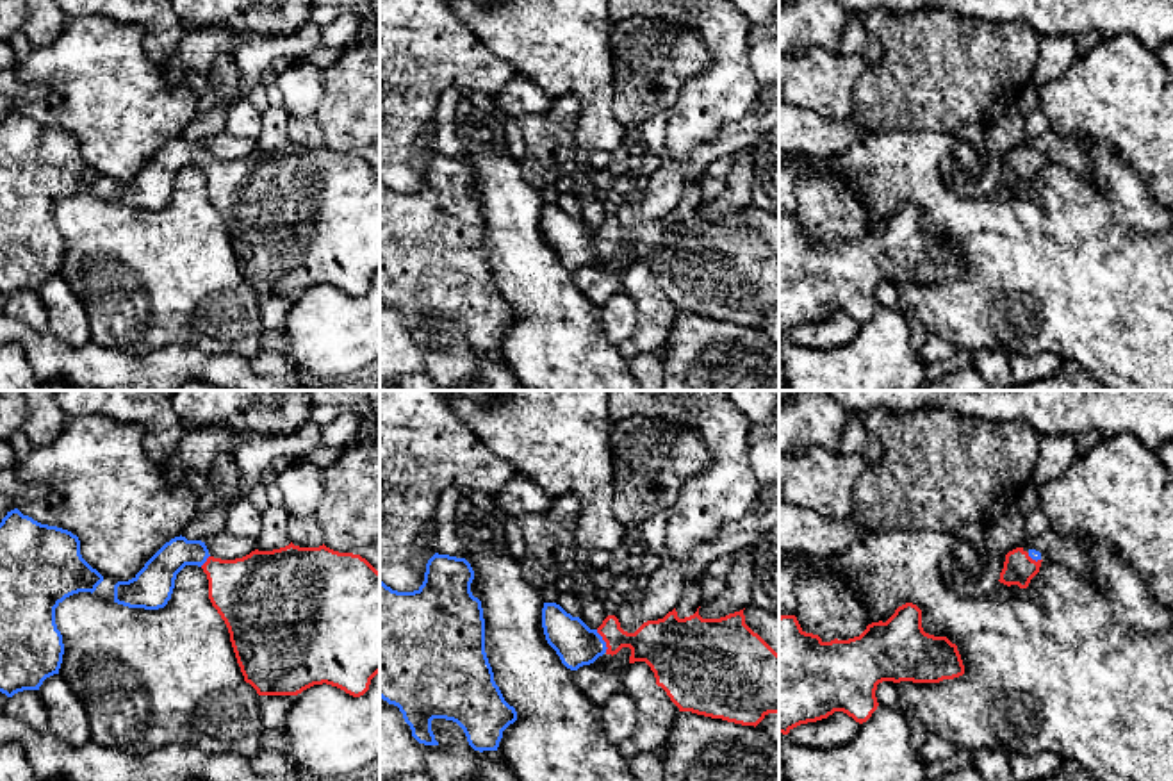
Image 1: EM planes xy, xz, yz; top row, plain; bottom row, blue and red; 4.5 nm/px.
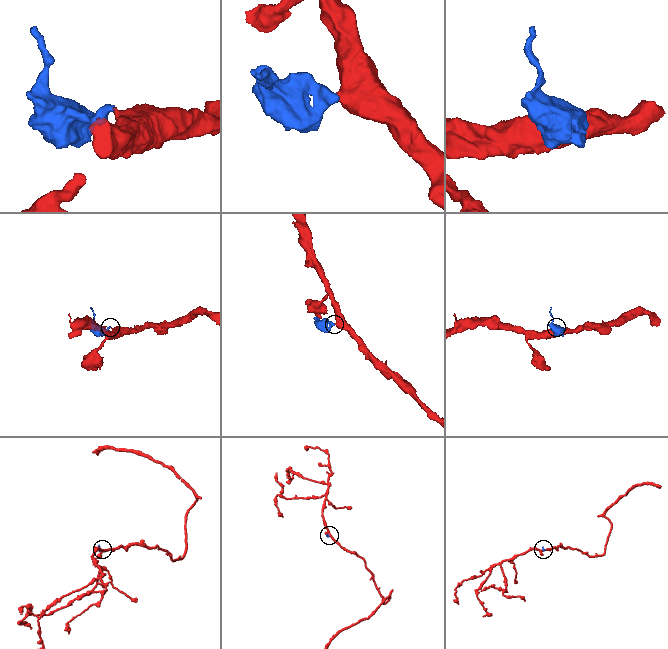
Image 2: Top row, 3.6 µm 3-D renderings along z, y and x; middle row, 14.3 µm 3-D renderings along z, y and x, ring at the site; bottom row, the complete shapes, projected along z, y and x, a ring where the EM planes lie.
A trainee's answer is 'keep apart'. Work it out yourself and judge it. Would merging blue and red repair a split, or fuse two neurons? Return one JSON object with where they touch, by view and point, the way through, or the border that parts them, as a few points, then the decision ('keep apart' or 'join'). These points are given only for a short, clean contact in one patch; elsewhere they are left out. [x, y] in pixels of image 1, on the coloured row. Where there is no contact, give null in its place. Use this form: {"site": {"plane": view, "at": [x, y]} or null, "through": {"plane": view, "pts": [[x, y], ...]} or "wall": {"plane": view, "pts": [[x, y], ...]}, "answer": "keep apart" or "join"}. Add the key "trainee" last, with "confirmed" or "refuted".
{"site": {"plane": "xz", "at": [603, 641]}, "through": {"plane": "xz", "pts": [[574, 642], [603, 641], [658, 642]]}, "answer": "join", "trainee": "refuted"}

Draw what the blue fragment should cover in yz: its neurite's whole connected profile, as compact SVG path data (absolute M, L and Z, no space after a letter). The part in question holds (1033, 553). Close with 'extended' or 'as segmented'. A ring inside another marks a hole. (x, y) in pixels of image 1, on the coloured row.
M1016 547L1005 555L998 581L1007 587L1018 585L1020 588L1027 588L1030 580L1039 572L1041 562L1039 551Z; extended

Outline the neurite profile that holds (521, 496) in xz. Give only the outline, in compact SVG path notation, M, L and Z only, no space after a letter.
M517 474L503 492L492 497L501 515L515 519L526 514L544 514L554 503L547 492L522 474Z

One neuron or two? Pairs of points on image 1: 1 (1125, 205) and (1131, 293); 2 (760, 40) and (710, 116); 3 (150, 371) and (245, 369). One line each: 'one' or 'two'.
1: two
2: two
3: one

